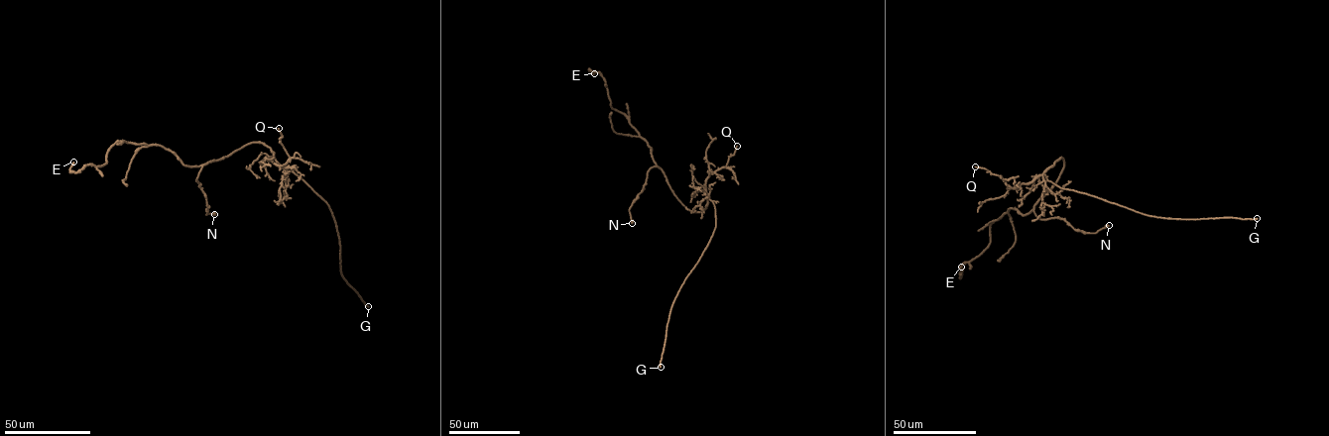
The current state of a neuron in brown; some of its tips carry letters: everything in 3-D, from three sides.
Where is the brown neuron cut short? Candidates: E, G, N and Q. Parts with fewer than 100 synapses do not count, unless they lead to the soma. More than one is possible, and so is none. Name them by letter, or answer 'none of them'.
G

